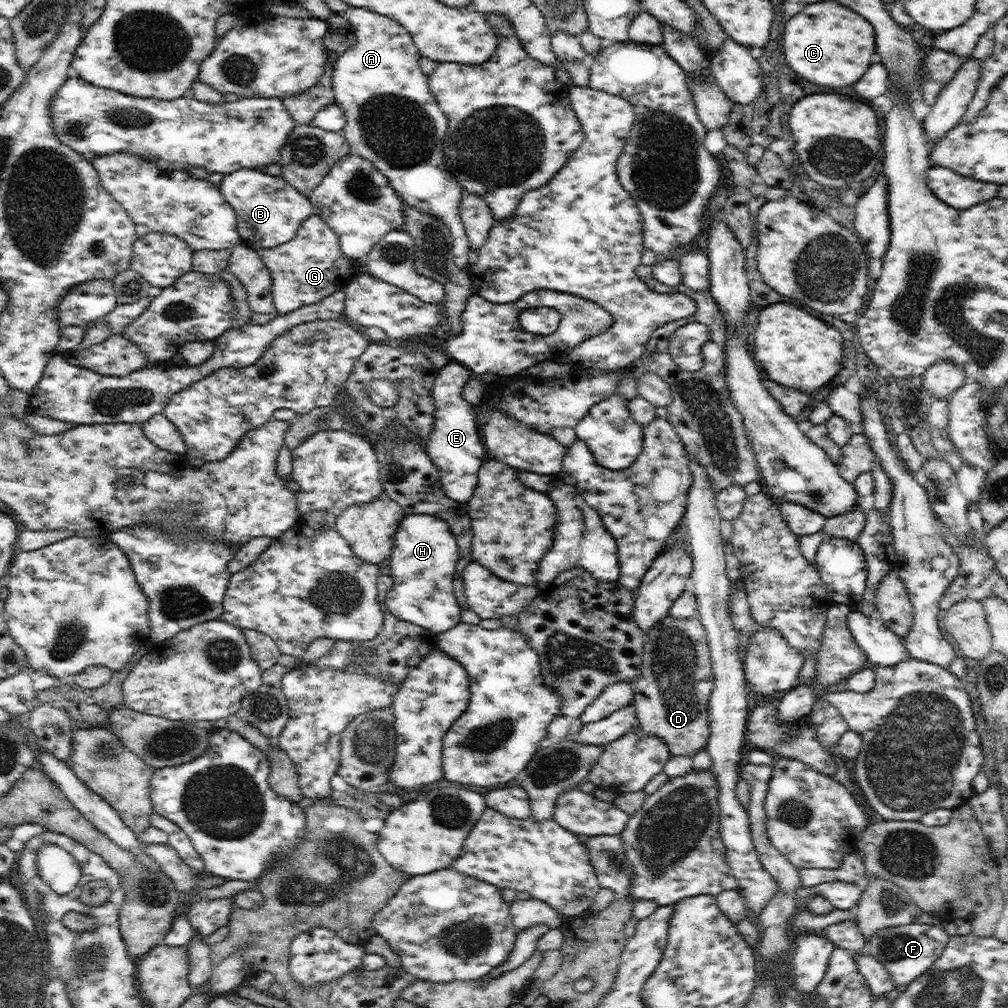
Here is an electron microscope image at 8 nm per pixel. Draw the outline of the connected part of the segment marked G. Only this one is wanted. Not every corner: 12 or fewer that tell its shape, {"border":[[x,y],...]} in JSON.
{"border":[[316,213],[256,251],[280,314],[344,291],[356,260]]}

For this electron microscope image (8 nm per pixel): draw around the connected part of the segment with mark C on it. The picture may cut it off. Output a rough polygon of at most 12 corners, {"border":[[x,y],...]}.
{"border":[[838,2],[788,20],[786,62],[814,84],[858,82],[870,22]]}

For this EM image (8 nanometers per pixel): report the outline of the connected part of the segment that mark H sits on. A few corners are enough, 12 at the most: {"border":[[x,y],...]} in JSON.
{"border":[[405,515],[384,606],[437,635],[460,624],[458,544],[440,517]]}

